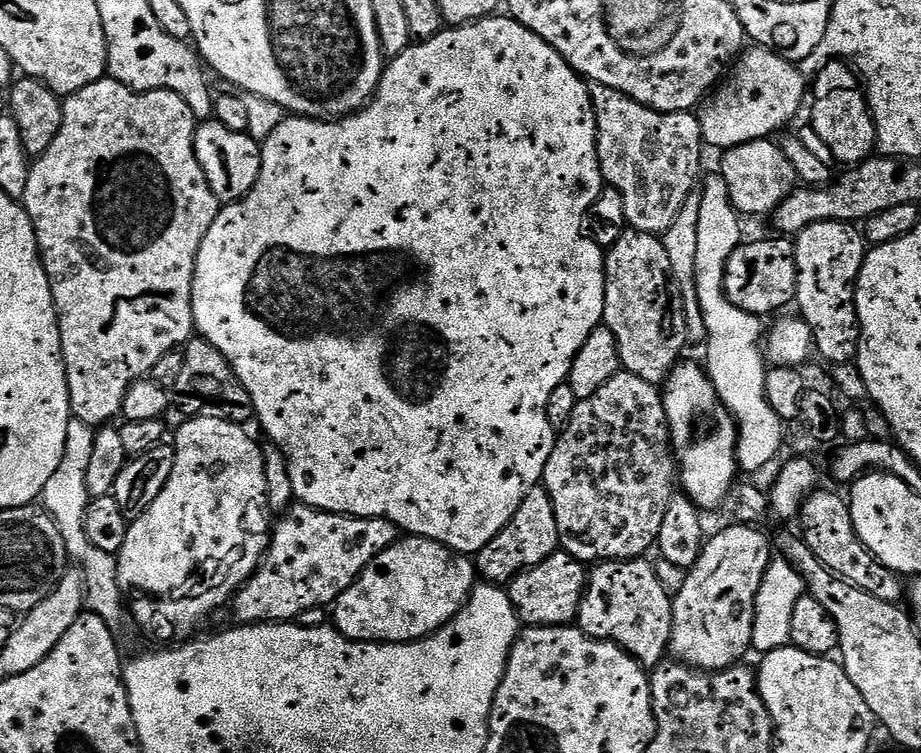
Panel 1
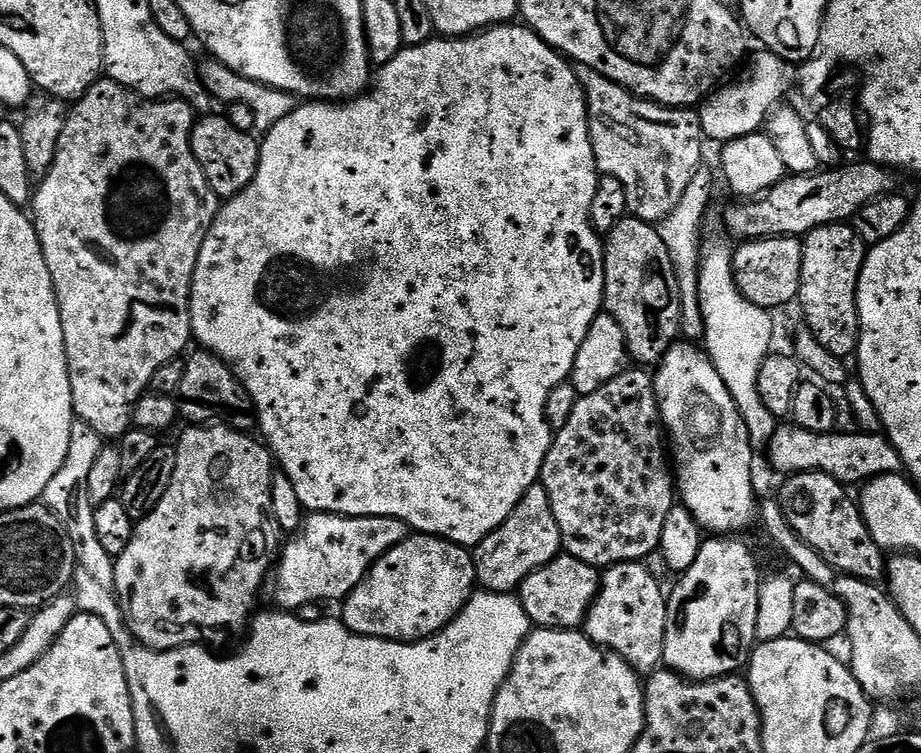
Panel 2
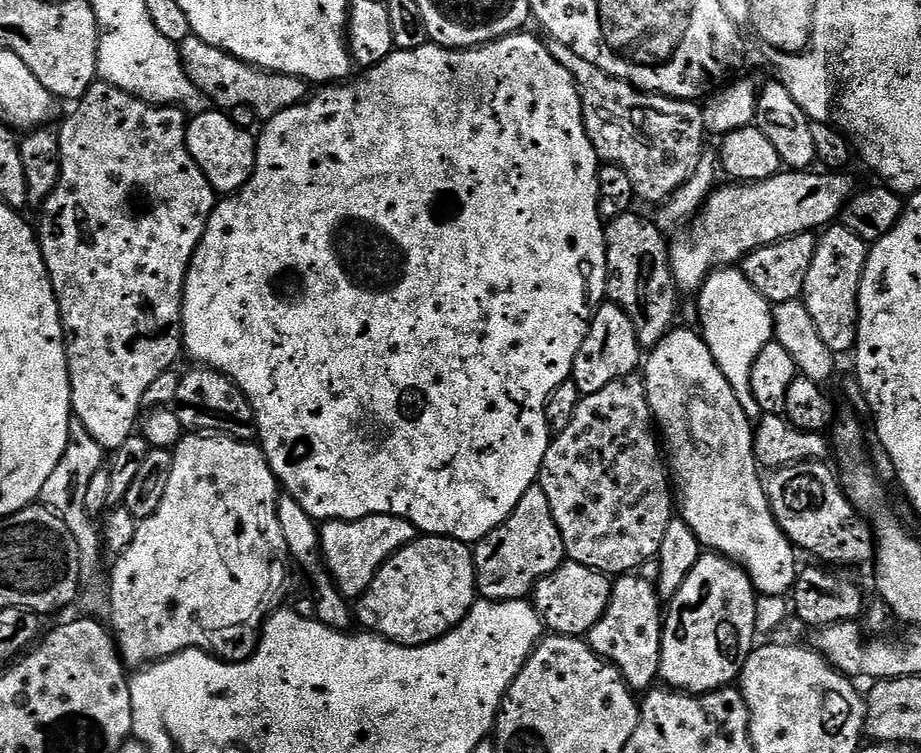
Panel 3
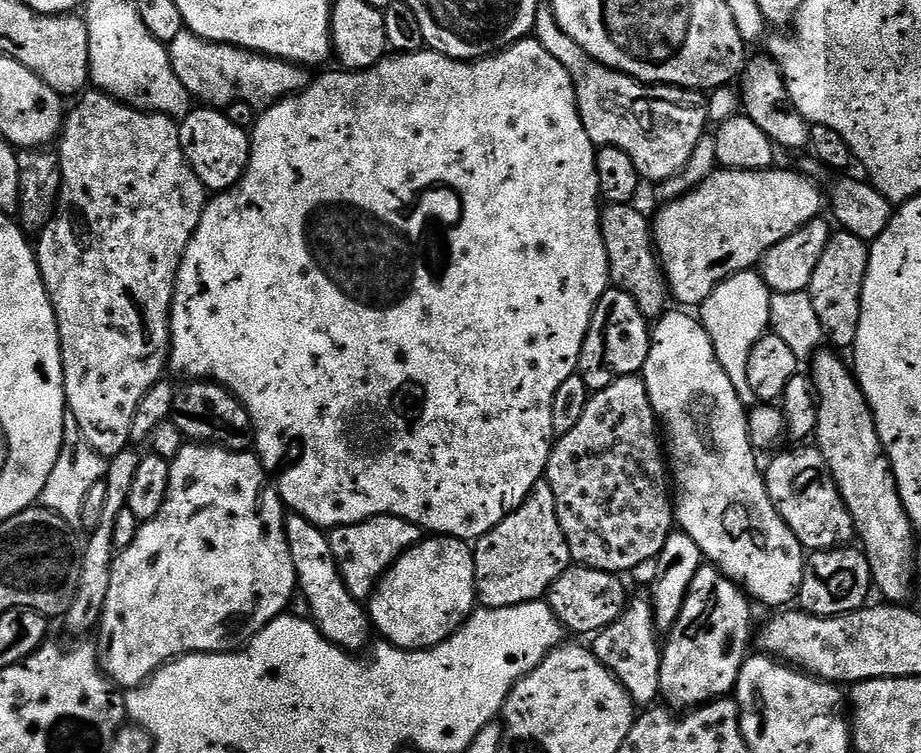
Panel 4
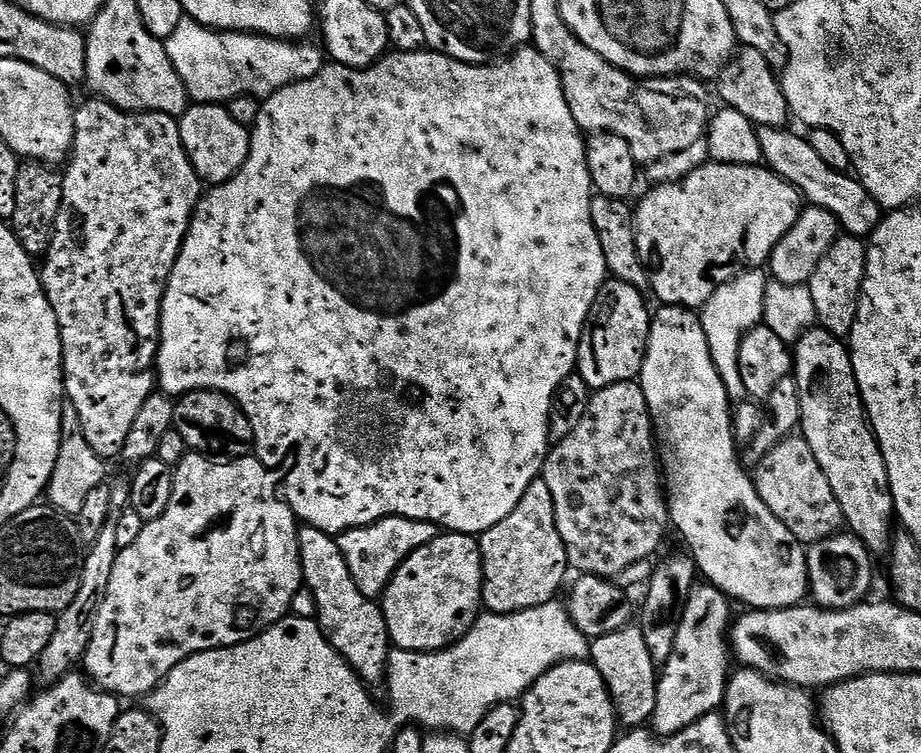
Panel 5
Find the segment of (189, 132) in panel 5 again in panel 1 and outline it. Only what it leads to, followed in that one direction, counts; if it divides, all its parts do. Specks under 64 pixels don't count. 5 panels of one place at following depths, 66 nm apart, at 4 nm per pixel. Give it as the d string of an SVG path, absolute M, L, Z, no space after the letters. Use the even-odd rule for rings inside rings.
M209 118L196 125L194 150L202 166L202 174L206 174L206 182L210 182L210 190L218 197L221 205L241 200L250 194L250 190L254 190L262 166L261 145L247 132L226 130L226 126L222 126L214 118Z

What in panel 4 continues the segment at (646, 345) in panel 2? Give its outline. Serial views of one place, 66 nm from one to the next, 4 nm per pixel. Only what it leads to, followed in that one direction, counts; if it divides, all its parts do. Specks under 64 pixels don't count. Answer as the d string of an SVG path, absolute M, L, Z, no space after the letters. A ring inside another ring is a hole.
M608 204L600 214L600 233L606 246L609 281L634 300L645 320L659 320L669 307L670 293L654 251L649 217L644 217L632 204Z

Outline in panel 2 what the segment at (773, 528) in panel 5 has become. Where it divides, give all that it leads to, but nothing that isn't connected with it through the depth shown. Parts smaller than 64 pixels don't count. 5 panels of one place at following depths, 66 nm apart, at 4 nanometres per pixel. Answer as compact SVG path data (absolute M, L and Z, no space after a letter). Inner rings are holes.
M677 342L655 365L652 388L660 407L660 423L664 426L667 443L674 457L674 484L679 499L689 514L708 534L744 534L758 520L758 499L752 485L752 451L754 445L748 437L742 414L726 390L726 382L718 374L714 362L703 347L692 342Z

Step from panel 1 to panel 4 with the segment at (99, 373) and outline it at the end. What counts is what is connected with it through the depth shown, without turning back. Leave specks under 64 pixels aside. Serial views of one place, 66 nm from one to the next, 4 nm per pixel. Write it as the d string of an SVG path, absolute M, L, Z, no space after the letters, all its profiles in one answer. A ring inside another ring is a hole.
M99 90L85 91L75 104L76 109L73 112L71 109L67 113L64 127L58 137L62 190L56 200L56 213L52 215L52 220L44 231L39 233L37 240L40 241L35 241L34 251L48 297L56 311L56 325L60 331L64 403L67 411L74 414L86 442L90 442L90 446L94 446L98 454L111 458L122 454L122 450L126 450L132 444L130 426L134 426L138 402L142 402L146 390L157 384L169 367L168 353L172 350L172 299L176 293L176 275L186 254L186 246L198 230L198 222L210 196L198 174L194 174L194 170L188 165L188 159L184 157L180 145L180 125L173 117L164 116L161 112L142 112L139 108L131 108L129 104L123 104L121 100L116 100L107 92Z

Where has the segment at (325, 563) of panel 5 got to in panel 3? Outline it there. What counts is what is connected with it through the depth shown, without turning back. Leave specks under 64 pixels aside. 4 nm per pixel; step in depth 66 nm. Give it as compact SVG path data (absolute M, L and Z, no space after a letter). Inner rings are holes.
M287 494L281 495L277 499L276 513L278 514L278 526L282 526L282 538L286 538L291 563L295 567L297 564L312 579L312 588L316 591L312 591L316 603L315 619L331 628L351 629L351 624L354 624L354 612L349 601L345 600L342 593L336 589L336 582L332 579L332 575L328 573L320 551L320 528L317 521L313 520L310 514L306 514L306 510L302 510L302 506L298 506L298 502L293 496Z

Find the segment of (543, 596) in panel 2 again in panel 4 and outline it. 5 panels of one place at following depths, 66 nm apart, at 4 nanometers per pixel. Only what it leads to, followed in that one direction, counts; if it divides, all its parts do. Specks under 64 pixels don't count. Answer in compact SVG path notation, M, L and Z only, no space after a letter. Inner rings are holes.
M570 566L548 588L546 603L550 611L556 615L556 620L569 633L577 632L578 635L588 638L610 626L624 613L626 584L624 580L620 580L623 579L619 575L610 572Z

